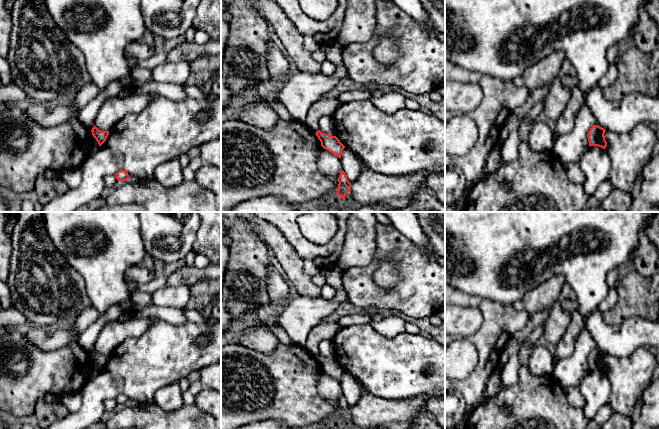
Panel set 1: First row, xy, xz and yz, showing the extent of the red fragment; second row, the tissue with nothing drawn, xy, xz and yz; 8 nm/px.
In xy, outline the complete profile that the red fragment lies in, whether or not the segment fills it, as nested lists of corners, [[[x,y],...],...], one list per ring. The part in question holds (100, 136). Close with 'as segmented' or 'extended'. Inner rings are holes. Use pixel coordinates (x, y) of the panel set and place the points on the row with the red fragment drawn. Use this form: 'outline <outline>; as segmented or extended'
outline [[[95,125],[91,130],[93,137],[98,142],[99,146],[101,146],[107,139],[109,135],[109,131],[101,131]]]; as segmented

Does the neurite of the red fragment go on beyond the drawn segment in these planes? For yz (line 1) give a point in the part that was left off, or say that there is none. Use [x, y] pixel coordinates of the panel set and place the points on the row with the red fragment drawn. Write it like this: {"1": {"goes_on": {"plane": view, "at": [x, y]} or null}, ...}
{"1": {"goes_on": null}}

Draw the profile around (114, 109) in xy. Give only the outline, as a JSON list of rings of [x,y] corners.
[[[130,93],[127,97],[119,96],[107,99],[101,106],[95,119],[95,126],[101,131],[110,131],[127,114],[140,113],[157,96],[157,93]]]

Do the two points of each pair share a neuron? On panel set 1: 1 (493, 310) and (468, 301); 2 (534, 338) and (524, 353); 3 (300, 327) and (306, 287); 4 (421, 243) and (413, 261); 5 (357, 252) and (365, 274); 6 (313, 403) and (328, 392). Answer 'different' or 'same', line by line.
1: same
2: same
3: different
4: different
5: different
6: different

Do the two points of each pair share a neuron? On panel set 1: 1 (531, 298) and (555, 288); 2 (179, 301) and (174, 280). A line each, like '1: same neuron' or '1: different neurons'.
1: same neuron
2: different neurons

